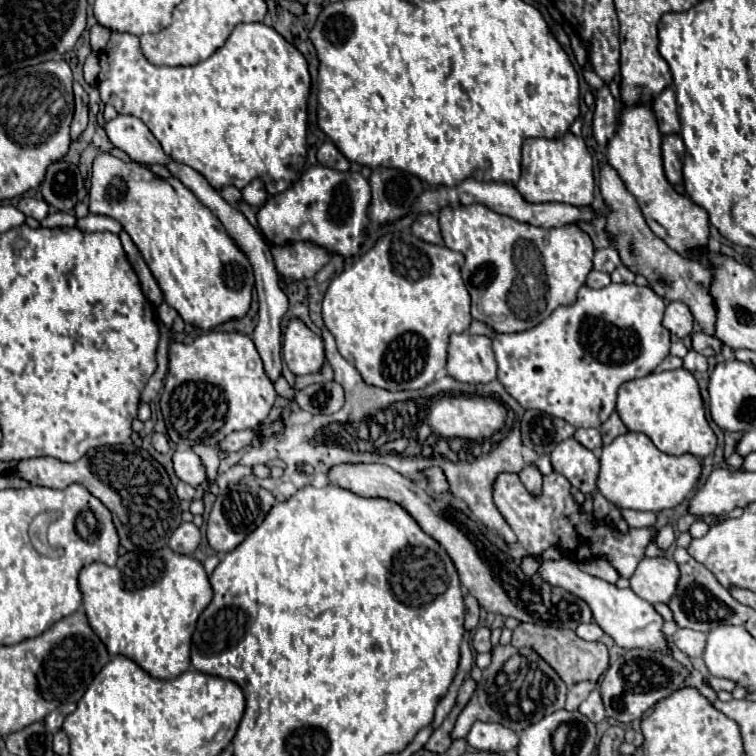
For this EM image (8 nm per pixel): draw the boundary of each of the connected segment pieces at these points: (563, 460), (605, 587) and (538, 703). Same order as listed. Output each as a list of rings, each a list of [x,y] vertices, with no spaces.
[[[570,437],[558,443],[550,457],[552,457],[552,467],[556,473],[562,473],[582,493],[586,495],[594,493],[600,461],[594,457],[590,449],[586,449],[574,437]]]
[[[530,555],[538,561],[538,575],[550,583],[552,587],[562,587],[566,589],[568,593],[584,599],[590,609],[592,609],[592,615],[594,615],[594,621],[604,629],[604,633],[608,633],[616,645],[624,647],[624,649],[656,649],[656,651],[662,651],[668,647],[664,635],[662,635],[662,617],[654,611],[654,607],[640,599],[632,589],[618,589],[616,585],[604,581],[604,579],[598,579],[598,577],[592,577],[590,573],[584,573],[578,563],[570,561],[570,559],[560,559],[560,561],[552,561],[552,559],[546,559],[544,555]]]
[[[498,645],[492,649],[492,663],[482,671],[482,679],[478,681],[472,699],[458,715],[450,737],[452,739],[466,737],[474,721],[502,723],[514,733],[520,733],[532,723],[538,723],[542,717],[558,709],[564,709],[564,701],[566,701],[566,683],[534,649],[530,647],[516,649],[512,645],[506,647]]]

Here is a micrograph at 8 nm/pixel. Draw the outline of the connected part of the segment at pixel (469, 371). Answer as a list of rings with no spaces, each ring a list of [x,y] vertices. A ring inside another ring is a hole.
[[[470,333],[452,335],[448,345],[446,371],[462,383],[490,383],[496,379],[492,339]]]

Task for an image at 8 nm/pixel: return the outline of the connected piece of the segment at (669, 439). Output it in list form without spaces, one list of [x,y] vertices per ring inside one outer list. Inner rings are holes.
[[[688,369],[650,373],[640,379],[626,381],[618,389],[616,413],[628,431],[644,433],[660,451],[668,455],[692,453],[696,457],[706,457],[716,447],[716,435],[706,421],[698,383]]]

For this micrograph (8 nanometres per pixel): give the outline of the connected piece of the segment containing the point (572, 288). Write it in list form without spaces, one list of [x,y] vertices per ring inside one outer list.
[[[478,203],[468,207],[460,205],[458,209],[444,207],[438,213],[438,221],[444,245],[452,251],[460,251],[466,257],[462,279],[472,297],[472,317],[476,321],[486,323],[488,329],[494,329],[496,333],[528,331],[540,325],[544,319],[548,319],[558,305],[576,303],[578,289],[586,283],[586,277],[592,271],[594,245],[578,225],[558,229],[532,227],[528,223],[520,223]]]

